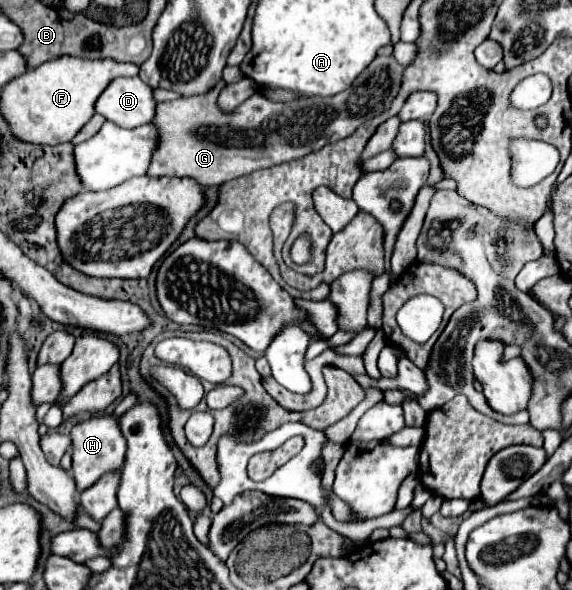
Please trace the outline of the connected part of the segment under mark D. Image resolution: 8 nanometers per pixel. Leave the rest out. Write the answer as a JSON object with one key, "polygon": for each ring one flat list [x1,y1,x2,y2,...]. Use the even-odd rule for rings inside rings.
{"polygon":[[140,77,114,79,96,101,96,113,128,129,150,123,154,119,154,109,154,91]]}

